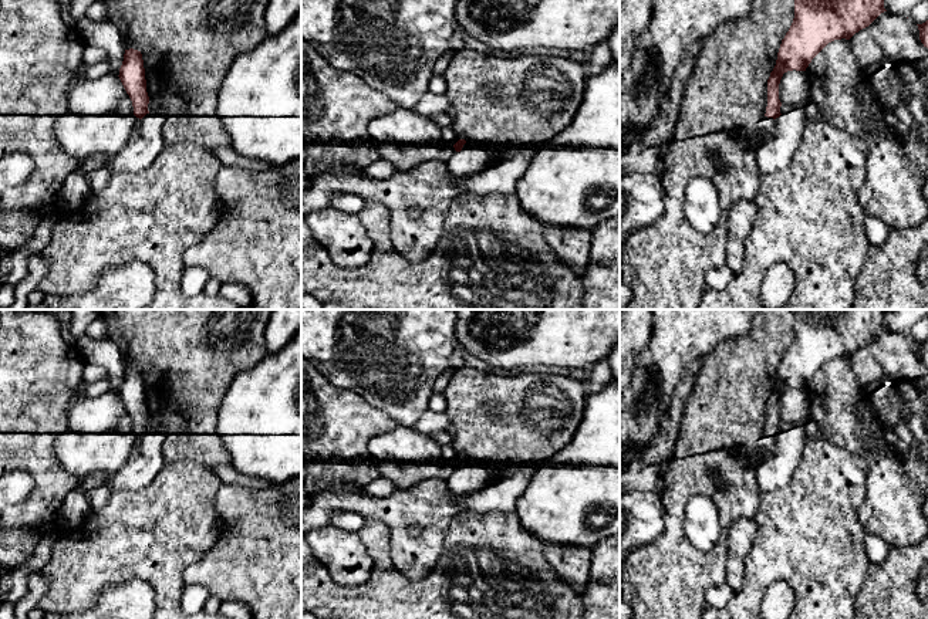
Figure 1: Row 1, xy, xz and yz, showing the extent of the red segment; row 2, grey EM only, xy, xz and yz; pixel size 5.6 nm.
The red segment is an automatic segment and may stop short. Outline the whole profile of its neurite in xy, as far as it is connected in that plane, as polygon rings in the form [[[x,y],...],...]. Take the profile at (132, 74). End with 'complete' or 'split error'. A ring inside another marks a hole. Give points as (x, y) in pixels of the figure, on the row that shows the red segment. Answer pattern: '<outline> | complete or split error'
[[[134,48],[125,50],[118,77],[132,101],[134,115],[142,119],[149,114],[149,97],[146,92],[145,68],[141,51]]] | complete

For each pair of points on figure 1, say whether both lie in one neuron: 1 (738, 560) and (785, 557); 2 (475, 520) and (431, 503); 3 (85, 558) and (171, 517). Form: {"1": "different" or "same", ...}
{"1": "different", "2": "different", "3": "same"}

